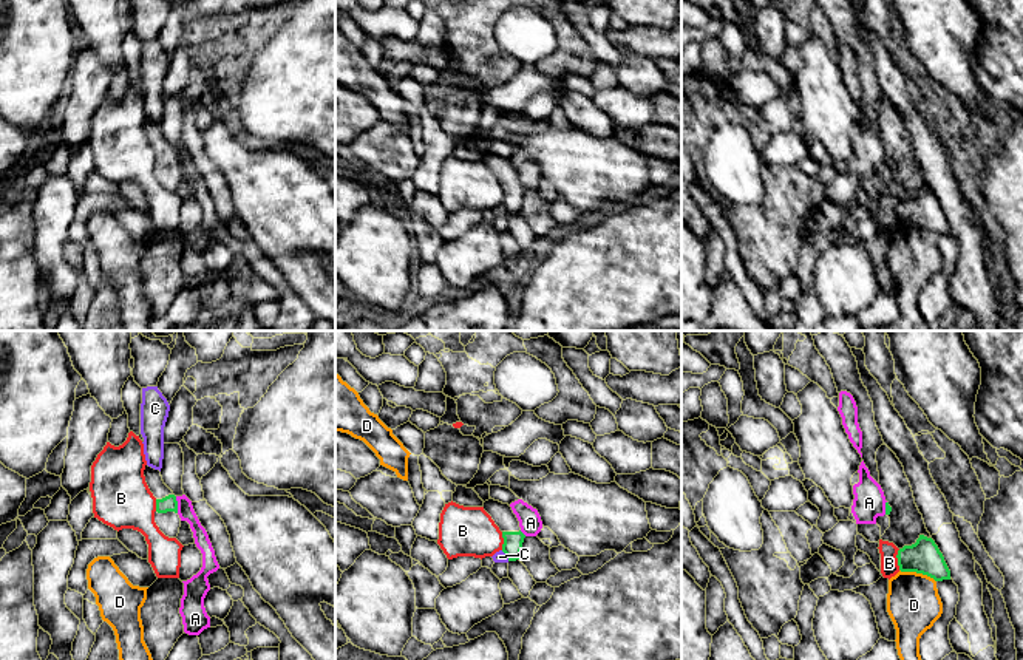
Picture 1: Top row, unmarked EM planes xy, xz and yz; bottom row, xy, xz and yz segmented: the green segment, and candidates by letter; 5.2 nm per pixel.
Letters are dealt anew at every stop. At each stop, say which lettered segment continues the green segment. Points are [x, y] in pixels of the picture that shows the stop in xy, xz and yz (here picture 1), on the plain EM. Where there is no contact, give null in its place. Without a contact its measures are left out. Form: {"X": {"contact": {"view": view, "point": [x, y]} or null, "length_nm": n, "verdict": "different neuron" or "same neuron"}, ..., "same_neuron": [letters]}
{"A": {"contact": {"view": "xy", "point": [176, 158]}, "length_nm": 90, "verdict": "different neuron"}, "B": {"contact": {"view": "yz", "point": [898, 214]}, "length_nm": 110, "verdict": "different neuron"}, "C": {"contact": {"view": "xz", "point": [506, 207]}, "length_nm": 70, "verdict": "different neuron"}, "D": {"contact": {"view": "yz", "point": [918, 226]}, "length_nm": 200, "verdict": "different neuron"}, "same_neuron": []}

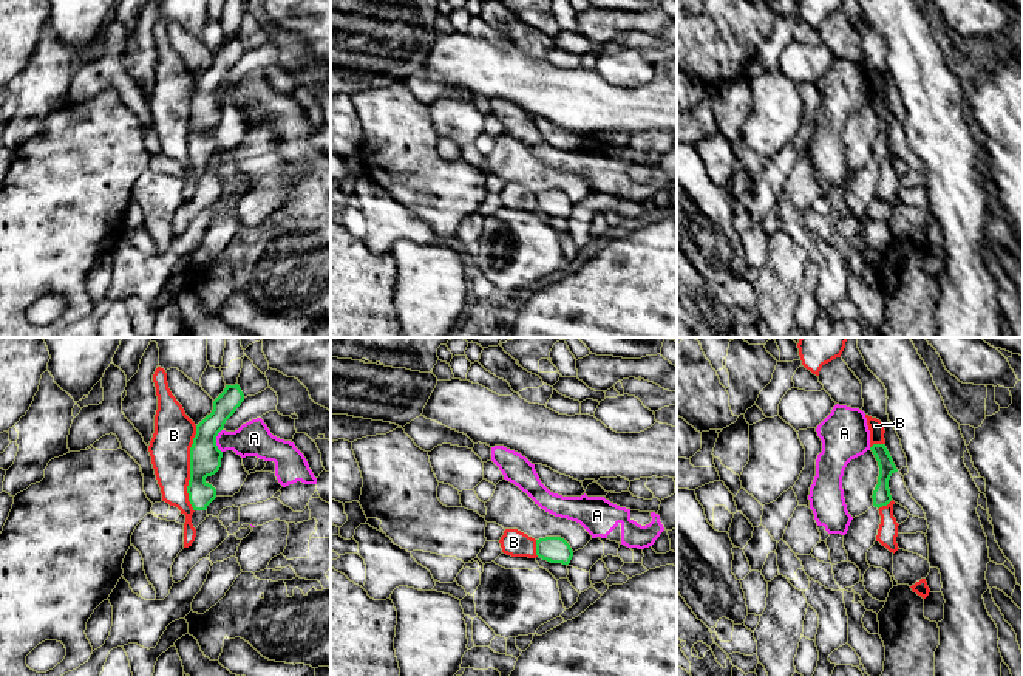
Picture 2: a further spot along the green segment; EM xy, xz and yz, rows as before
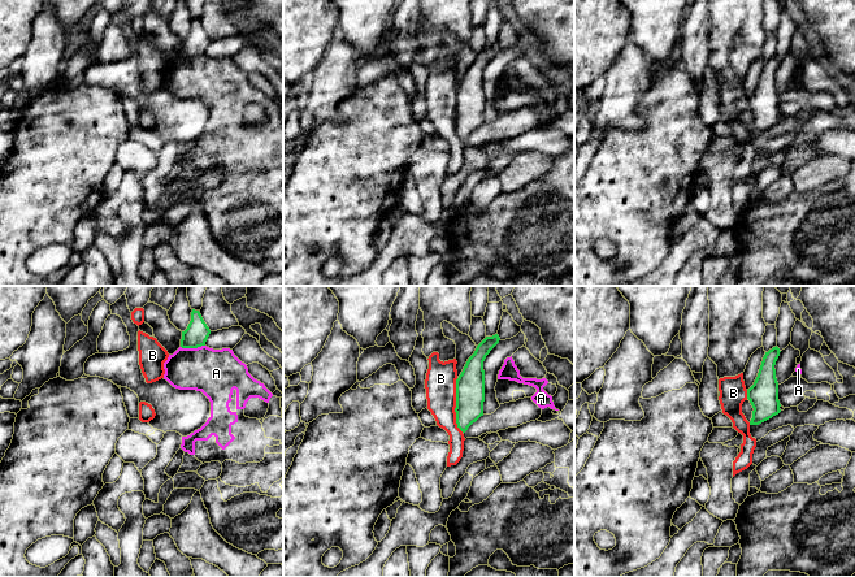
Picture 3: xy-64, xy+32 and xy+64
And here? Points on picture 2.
{"A": {"contact": {"view": "xy", "point": [215, 95]}, "length_nm": 130, "verdict": "different neuron"}, "B": {"contact": {"view": "xy", "point": [190, 122]}, "length_nm": 440, "verdict": "different neuron"}, "same_neuron": []}

